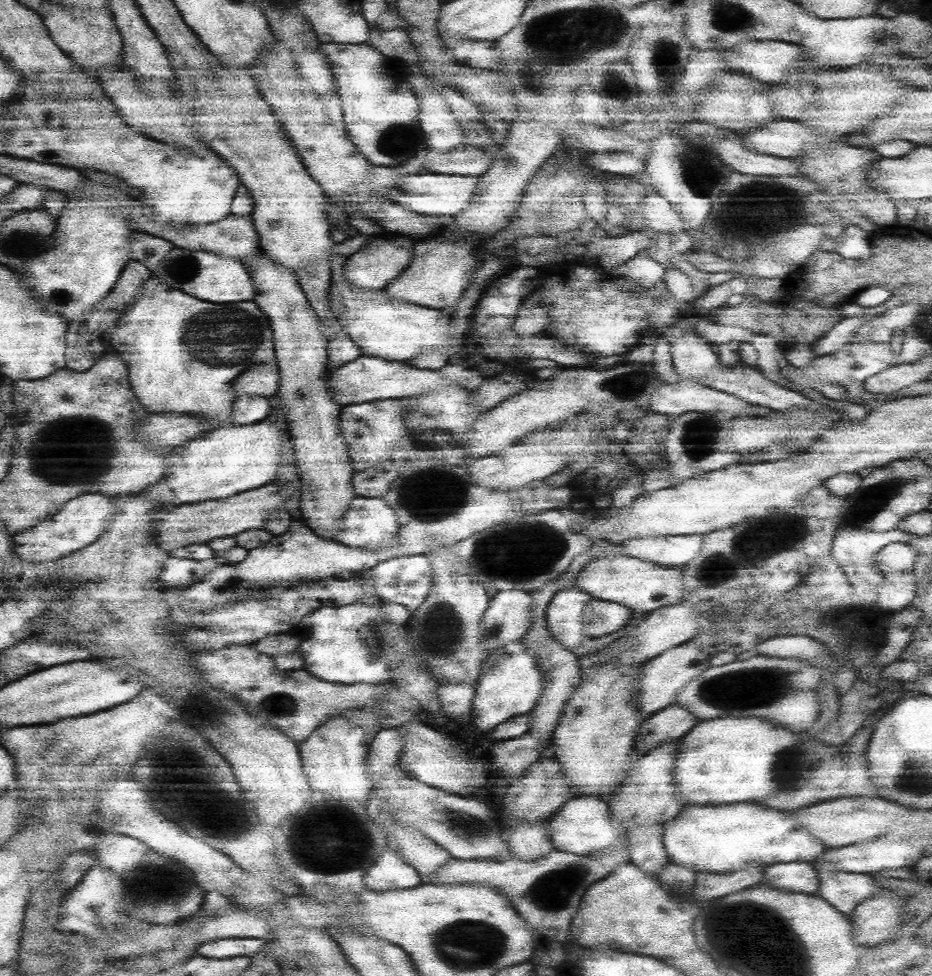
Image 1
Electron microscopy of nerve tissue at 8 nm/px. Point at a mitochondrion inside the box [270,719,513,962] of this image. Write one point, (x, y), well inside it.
(314, 855)

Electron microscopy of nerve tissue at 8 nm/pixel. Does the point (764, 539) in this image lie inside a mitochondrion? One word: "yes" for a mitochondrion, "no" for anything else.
yes

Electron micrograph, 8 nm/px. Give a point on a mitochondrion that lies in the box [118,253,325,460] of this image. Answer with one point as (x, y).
(213, 335)

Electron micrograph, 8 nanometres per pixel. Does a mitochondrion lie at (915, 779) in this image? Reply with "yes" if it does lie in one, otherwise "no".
yes

